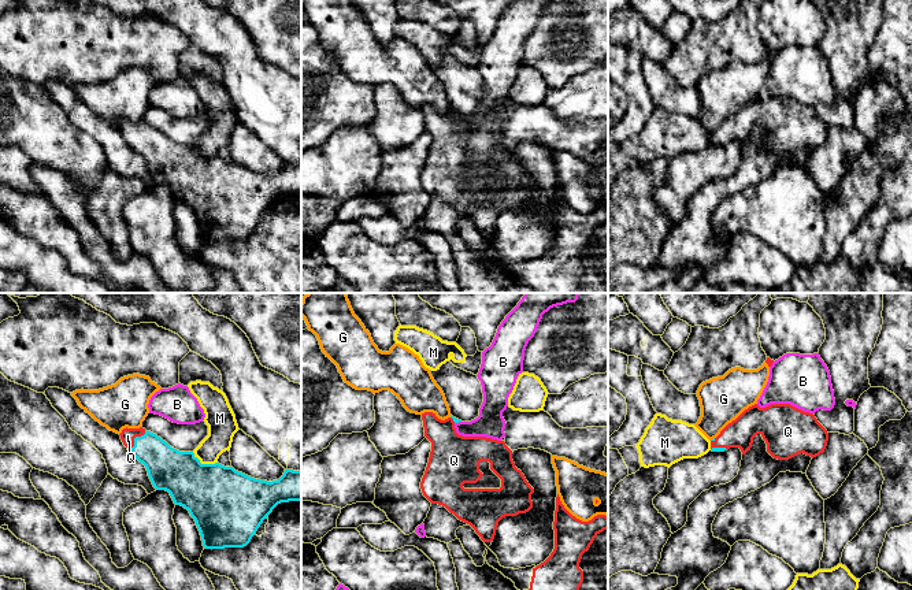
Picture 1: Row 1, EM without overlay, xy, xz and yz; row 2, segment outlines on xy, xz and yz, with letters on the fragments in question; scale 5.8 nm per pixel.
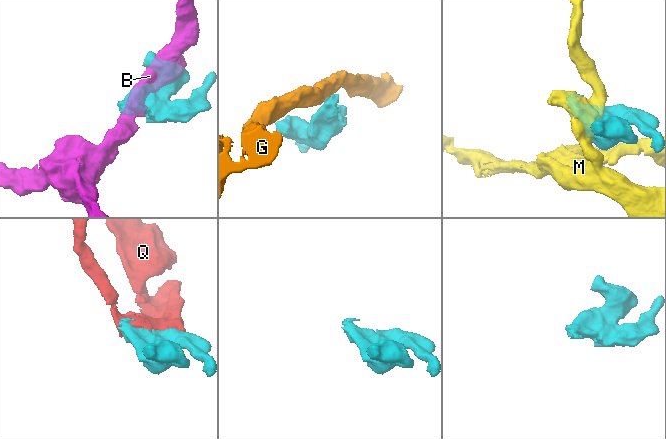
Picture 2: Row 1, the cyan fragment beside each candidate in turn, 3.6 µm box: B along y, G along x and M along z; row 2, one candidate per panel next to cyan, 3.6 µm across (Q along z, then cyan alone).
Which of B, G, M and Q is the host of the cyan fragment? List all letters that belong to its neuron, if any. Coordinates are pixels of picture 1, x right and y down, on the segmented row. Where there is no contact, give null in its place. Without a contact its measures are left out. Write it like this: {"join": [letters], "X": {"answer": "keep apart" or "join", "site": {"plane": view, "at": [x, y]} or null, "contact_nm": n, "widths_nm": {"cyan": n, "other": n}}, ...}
{"join": ["Q"], "B": {"answer": "keep apart", "site": {"plane": "xz", "at": [458, 422]}, "contact_nm": 40, "widths_nm": {"cyan": 30, "other": 160}}, "G": {"answer": "keep apart", "site": {"plane": "yz", "at": [711, 440]}, "contact_nm": 40, "widths_nm": {"cyan": 20, "other": 260}}, "M": {"answer": "keep apart", "site": {"plane": "xy", "at": [204, 464]}, "contact_nm": 170, "widths_nm": {"cyan": 400, "other": 170}}, "Q": {"answer": "join", "site": {"plane": "xy", "at": [134, 438]}, "contact_nm": 160, "widths_nm": {"cyan": 220, "other": 90}}}

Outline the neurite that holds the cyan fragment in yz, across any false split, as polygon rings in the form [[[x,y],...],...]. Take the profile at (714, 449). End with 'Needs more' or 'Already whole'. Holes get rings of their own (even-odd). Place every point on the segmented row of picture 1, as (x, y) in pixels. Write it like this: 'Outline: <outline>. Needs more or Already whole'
Outline: [[[755,404],[711,439],[711,450],[739,448],[745,454],[757,434],[765,441],[767,452],[778,460],[789,460],[800,453],[813,459],[824,452],[828,441],[827,430],[813,413],[790,404],[771,404],[765,408]]]. Needs more

